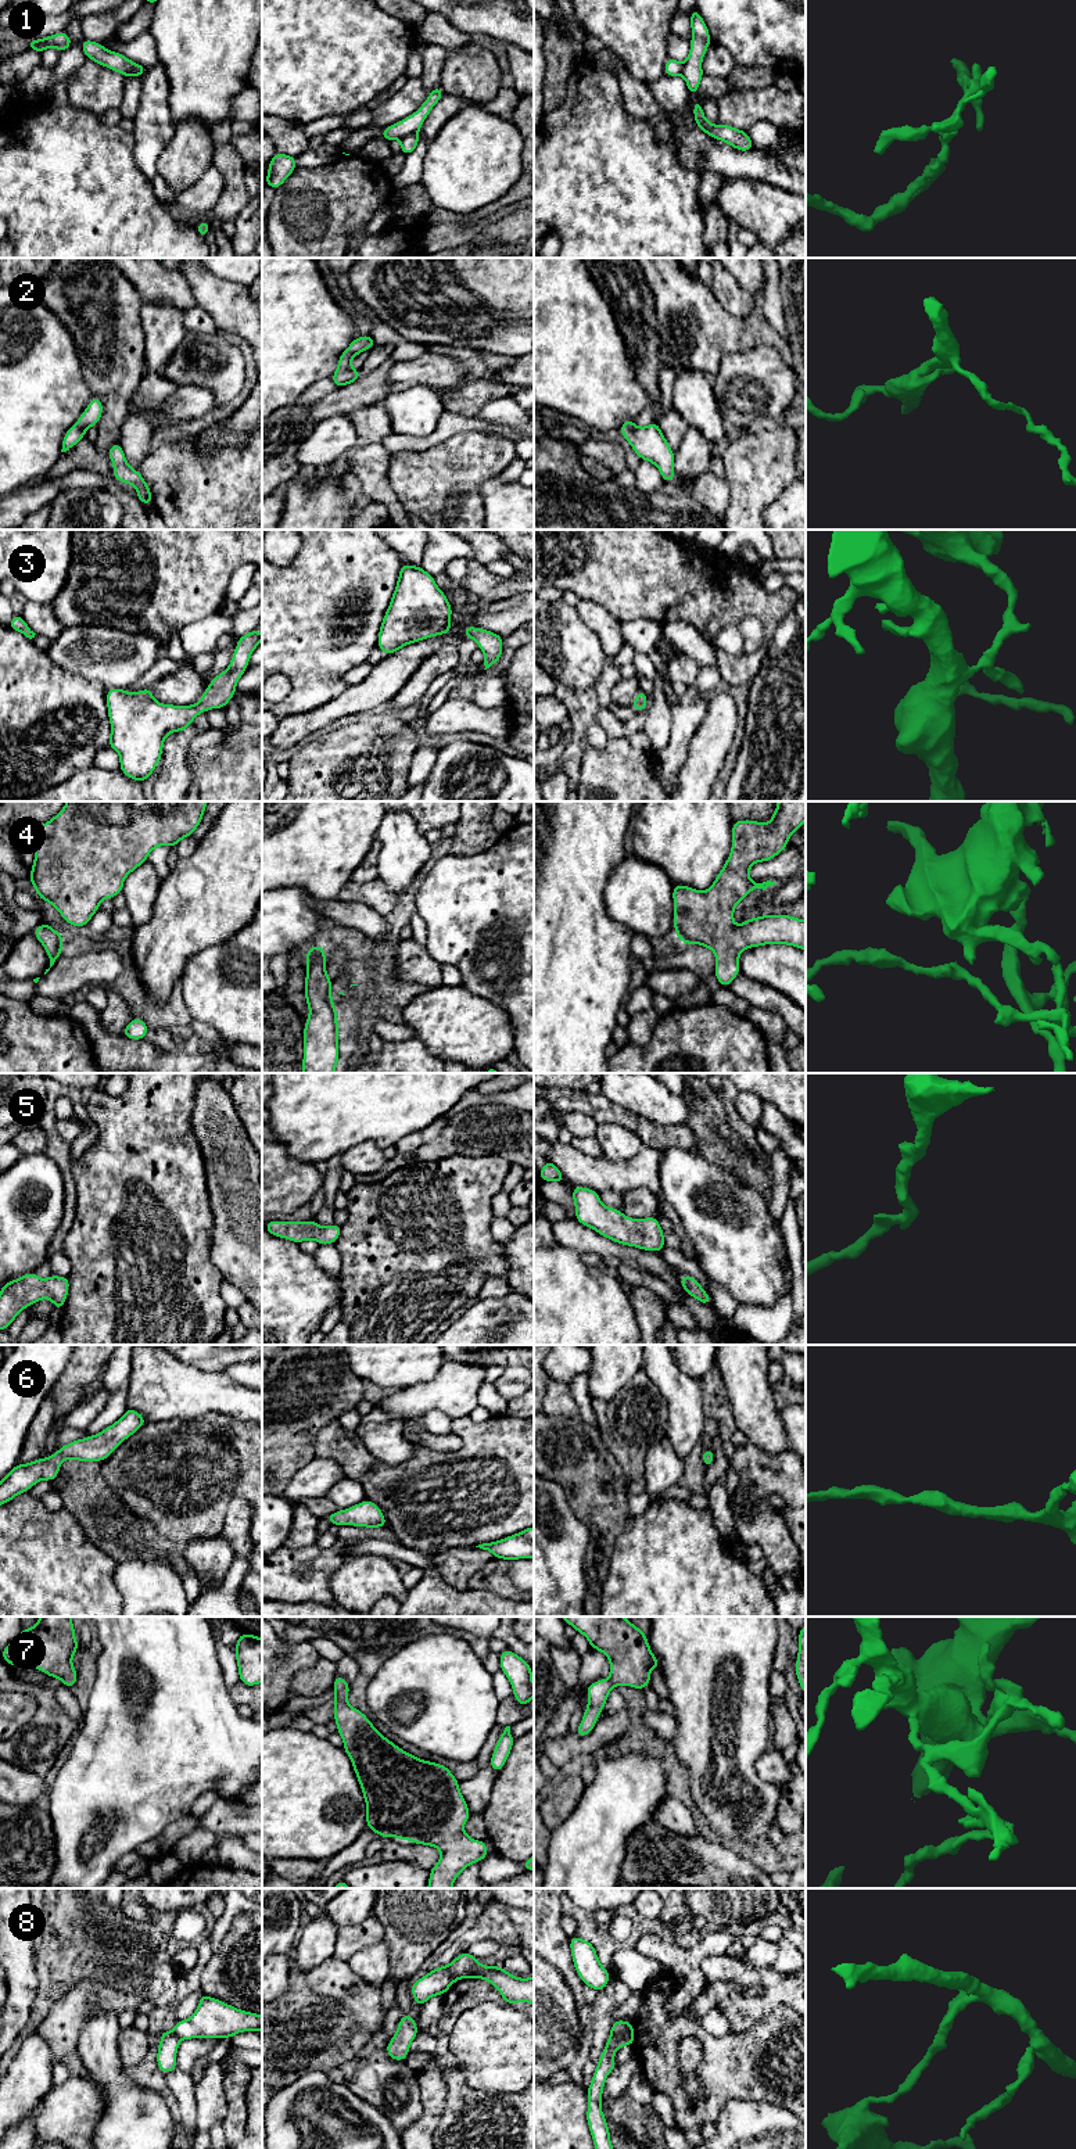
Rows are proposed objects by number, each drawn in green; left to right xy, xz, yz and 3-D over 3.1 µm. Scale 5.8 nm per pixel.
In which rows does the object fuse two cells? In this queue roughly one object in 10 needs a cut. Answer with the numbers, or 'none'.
1, 8

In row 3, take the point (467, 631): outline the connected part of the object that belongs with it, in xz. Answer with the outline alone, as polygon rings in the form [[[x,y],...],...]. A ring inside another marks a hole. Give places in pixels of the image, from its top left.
[[[465,627],[463,635],[474,639],[477,646],[484,652],[484,670],[489,668],[501,659],[503,653],[503,638],[501,635],[477,627]]]

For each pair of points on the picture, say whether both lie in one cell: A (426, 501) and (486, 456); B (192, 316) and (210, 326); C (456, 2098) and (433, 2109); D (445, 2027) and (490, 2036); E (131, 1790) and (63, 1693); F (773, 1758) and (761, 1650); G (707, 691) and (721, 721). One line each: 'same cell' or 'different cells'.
A: same cell
B: same cell
C: different cells
D: different cells
E: different cells
F: different cells
G: different cells

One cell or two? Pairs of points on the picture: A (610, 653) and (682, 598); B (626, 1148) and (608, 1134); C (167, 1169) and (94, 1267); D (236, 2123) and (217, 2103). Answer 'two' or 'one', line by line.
A: two
B: one
C: one
D: two

